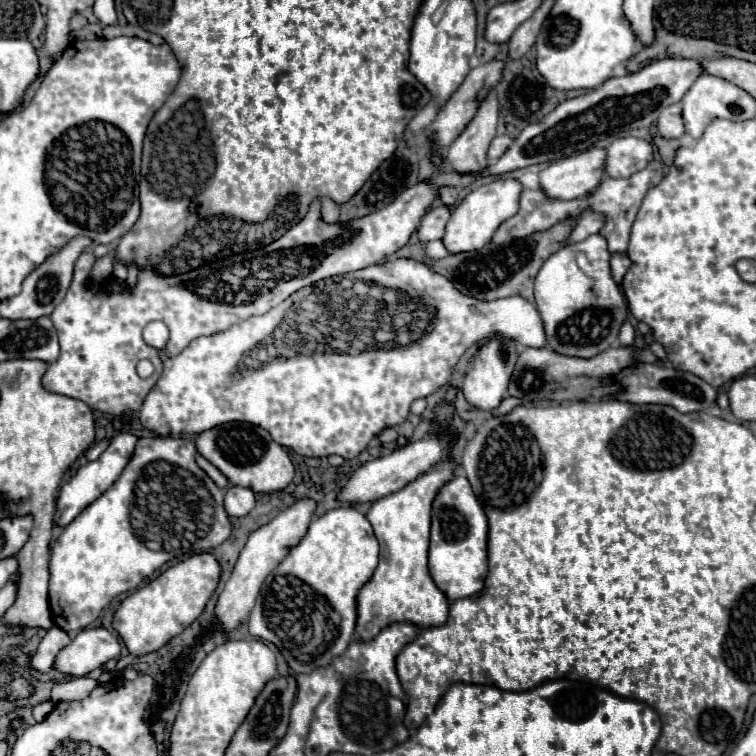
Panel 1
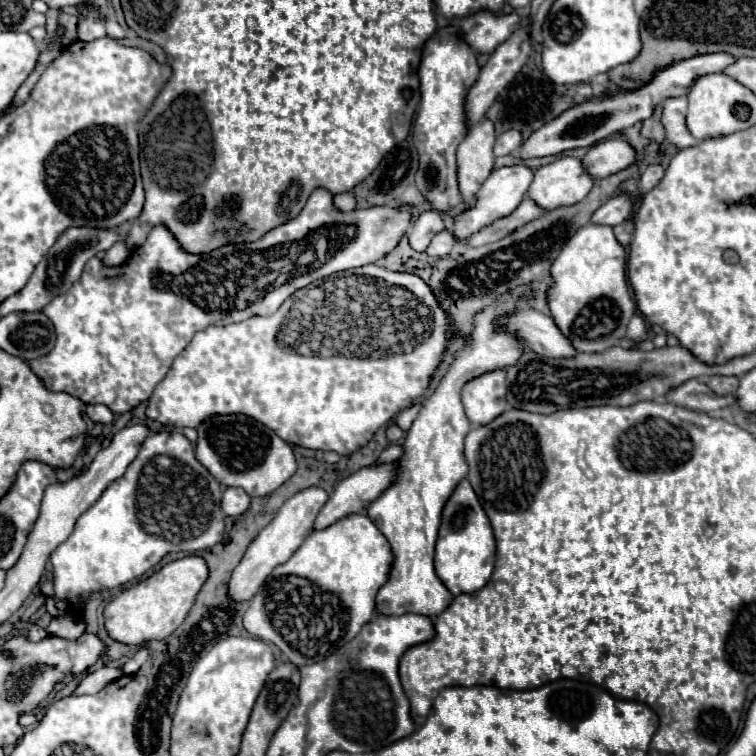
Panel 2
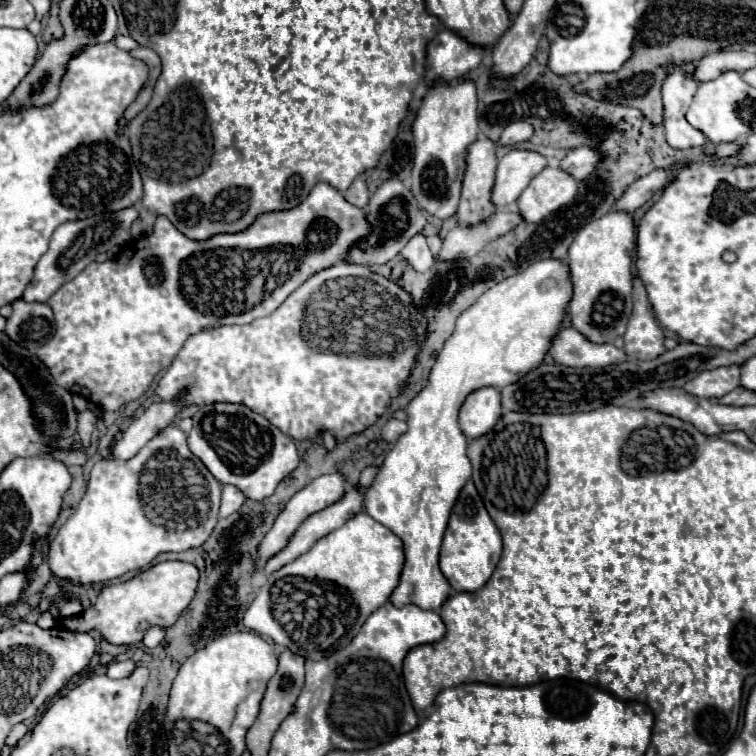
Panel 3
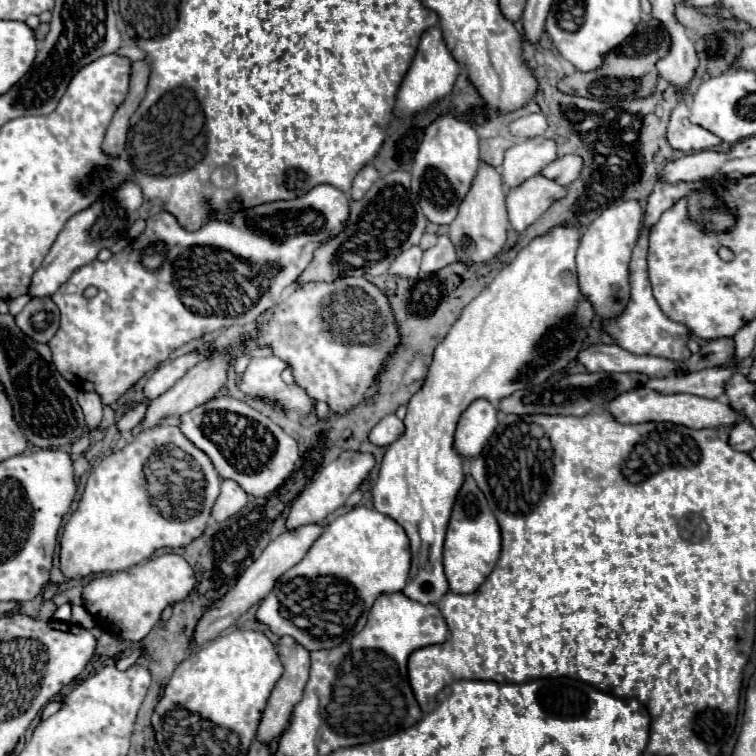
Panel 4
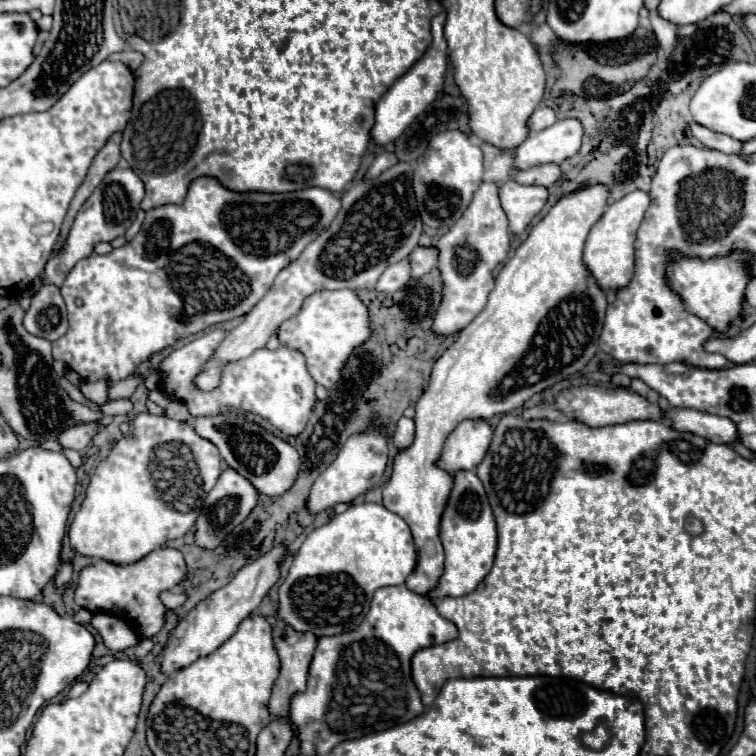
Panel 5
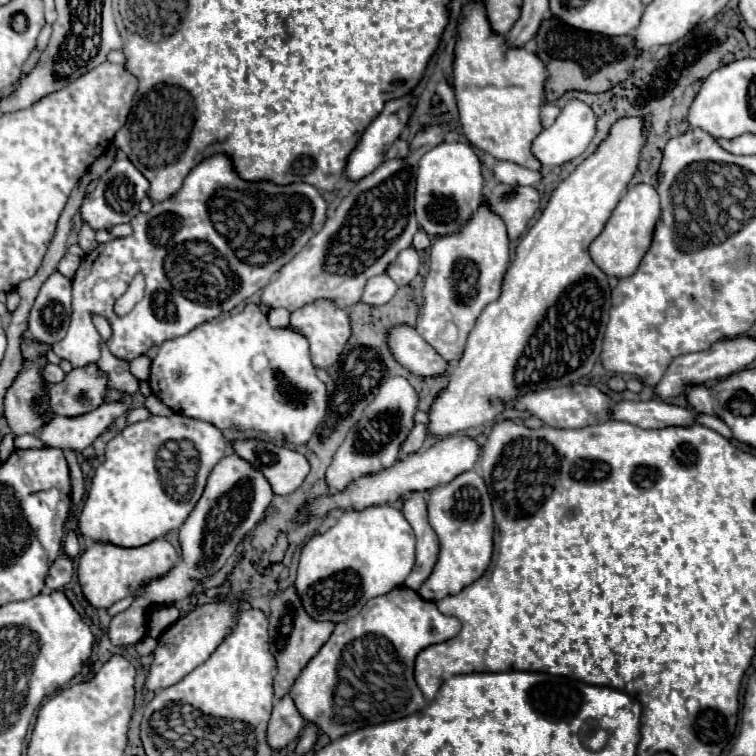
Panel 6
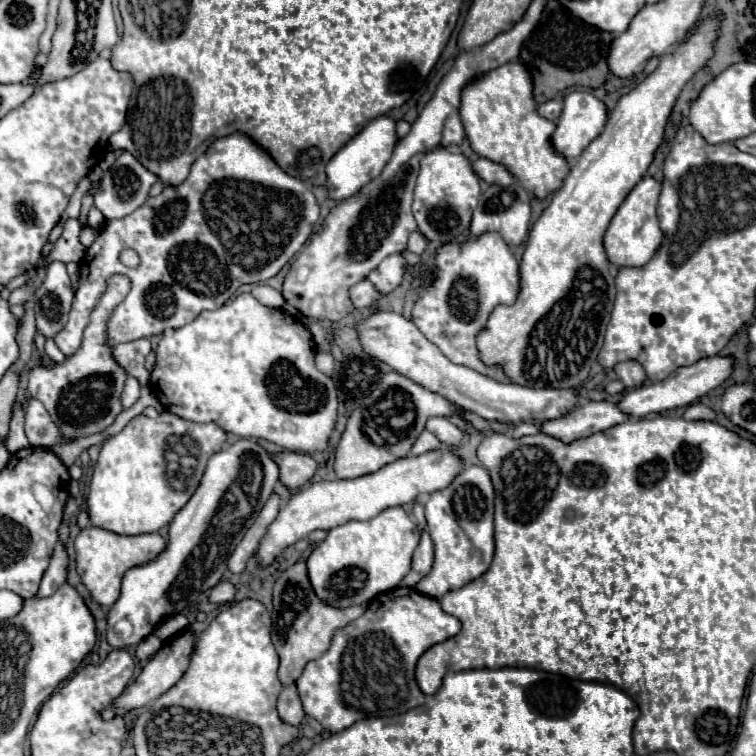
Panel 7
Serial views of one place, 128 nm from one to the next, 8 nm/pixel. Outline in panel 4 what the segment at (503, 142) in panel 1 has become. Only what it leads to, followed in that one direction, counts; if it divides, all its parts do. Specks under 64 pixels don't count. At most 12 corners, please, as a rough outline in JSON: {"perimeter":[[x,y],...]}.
{"perimeter":[[528,114],[510,122],[514,136],[542,136],[548,128],[544,114]]}

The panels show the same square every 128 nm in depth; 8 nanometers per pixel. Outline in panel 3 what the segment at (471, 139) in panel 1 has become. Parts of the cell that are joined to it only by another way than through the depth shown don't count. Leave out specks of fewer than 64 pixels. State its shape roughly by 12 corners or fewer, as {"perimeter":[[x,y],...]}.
{"perimeter":[[496,144],[468,148],[458,226],[488,220],[496,206]]}

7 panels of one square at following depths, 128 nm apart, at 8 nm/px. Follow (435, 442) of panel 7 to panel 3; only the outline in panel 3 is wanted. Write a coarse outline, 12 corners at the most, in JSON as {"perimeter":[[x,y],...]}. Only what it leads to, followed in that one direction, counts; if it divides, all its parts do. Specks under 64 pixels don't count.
{"perimeter":[[396,418],[384,424],[380,438],[394,444],[404,430],[406,422]]}

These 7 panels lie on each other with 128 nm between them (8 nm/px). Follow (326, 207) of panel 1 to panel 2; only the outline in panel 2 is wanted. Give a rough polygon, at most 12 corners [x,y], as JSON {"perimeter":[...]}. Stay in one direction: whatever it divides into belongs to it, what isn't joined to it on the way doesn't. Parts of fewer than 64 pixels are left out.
{"perimeter":[[352,192],[336,194],[334,204],[342,212],[356,208],[356,198]]}

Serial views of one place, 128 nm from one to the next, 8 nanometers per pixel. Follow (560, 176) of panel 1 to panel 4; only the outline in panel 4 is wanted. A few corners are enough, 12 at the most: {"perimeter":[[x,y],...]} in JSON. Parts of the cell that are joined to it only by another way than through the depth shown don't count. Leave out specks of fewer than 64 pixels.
{"perimeter":[[540,174],[506,192],[512,228],[524,232],[564,186]]}

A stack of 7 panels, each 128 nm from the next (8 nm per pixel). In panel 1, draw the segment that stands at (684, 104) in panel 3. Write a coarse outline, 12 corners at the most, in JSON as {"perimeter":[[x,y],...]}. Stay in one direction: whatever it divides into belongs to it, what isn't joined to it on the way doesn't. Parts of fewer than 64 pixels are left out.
{"perimeter":[[680,104],[664,108],[658,130],[664,138],[684,136]]}

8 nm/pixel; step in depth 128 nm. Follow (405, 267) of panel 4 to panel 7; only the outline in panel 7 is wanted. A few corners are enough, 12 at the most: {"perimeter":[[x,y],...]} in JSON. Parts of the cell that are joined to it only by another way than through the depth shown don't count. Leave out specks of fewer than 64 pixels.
{"perimeter":[[362,280],[350,288],[354,308],[370,306],[380,294]]}

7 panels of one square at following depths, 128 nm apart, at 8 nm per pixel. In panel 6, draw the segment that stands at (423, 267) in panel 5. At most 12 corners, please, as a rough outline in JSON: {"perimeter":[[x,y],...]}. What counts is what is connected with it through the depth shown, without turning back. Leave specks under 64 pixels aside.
{"perimeter":[[406,248],[386,268],[386,274],[404,286],[414,280],[420,256]]}

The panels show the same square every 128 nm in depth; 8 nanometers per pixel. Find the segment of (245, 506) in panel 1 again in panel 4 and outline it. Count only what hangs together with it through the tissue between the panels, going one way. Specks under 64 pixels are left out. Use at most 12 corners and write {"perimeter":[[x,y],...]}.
{"perimeter":[[222,480],[210,516],[216,522],[240,512],[248,494],[234,480]]}

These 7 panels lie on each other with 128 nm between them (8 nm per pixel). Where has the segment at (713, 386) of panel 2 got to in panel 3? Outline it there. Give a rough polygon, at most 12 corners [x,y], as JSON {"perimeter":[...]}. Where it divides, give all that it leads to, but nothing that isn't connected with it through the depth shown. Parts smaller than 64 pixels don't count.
{"perimeter":[[740,366],[700,372],[684,390],[700,398],[722,398],[740,384]]}

